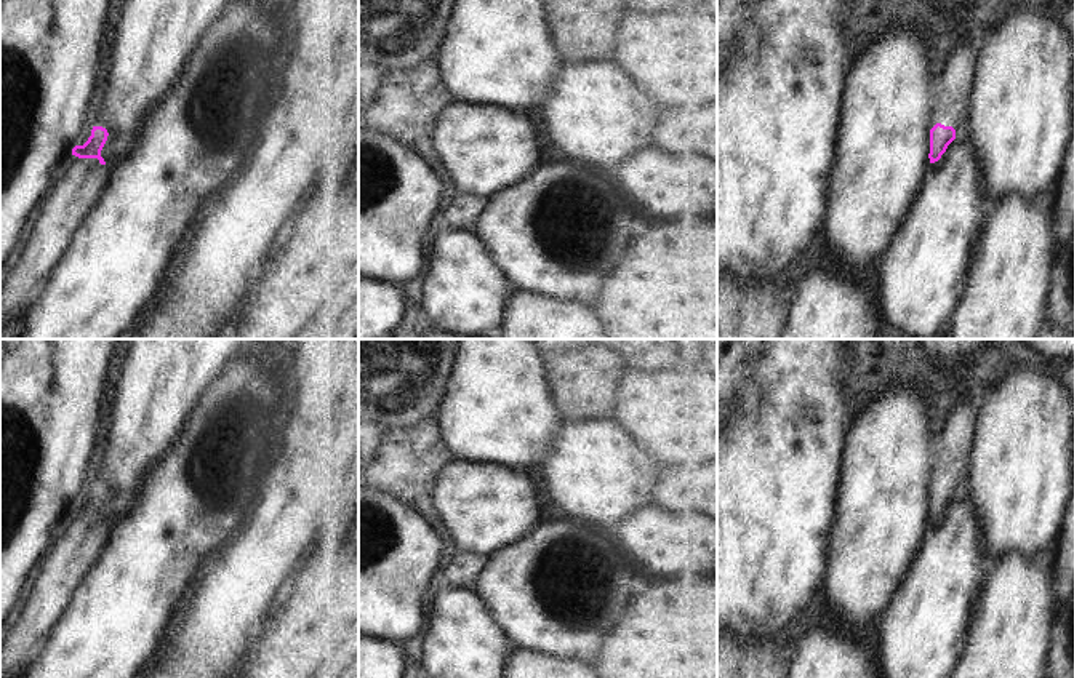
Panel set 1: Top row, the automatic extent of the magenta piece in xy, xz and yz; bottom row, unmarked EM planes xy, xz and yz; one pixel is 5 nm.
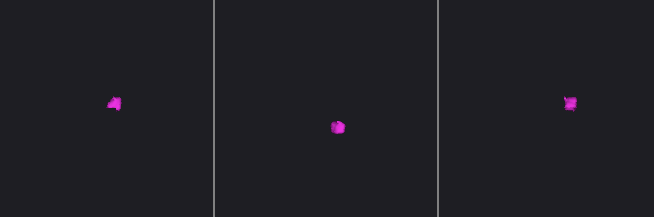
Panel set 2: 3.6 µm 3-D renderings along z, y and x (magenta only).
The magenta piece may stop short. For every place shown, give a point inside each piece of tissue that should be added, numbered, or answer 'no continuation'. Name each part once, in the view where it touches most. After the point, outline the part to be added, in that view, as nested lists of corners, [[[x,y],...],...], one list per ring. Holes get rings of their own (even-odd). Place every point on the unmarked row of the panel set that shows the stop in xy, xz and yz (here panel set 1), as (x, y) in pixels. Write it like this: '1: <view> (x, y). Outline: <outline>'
1: xy (80, 539). Outline: [[[70,513],[59,526],[48,556],[40,563],[19,619],[0,646],[0,678],[22,678],[40,656],[45,640],[66,611],[74,588],[96,563],[109,539],[109,524],[98,516]]]

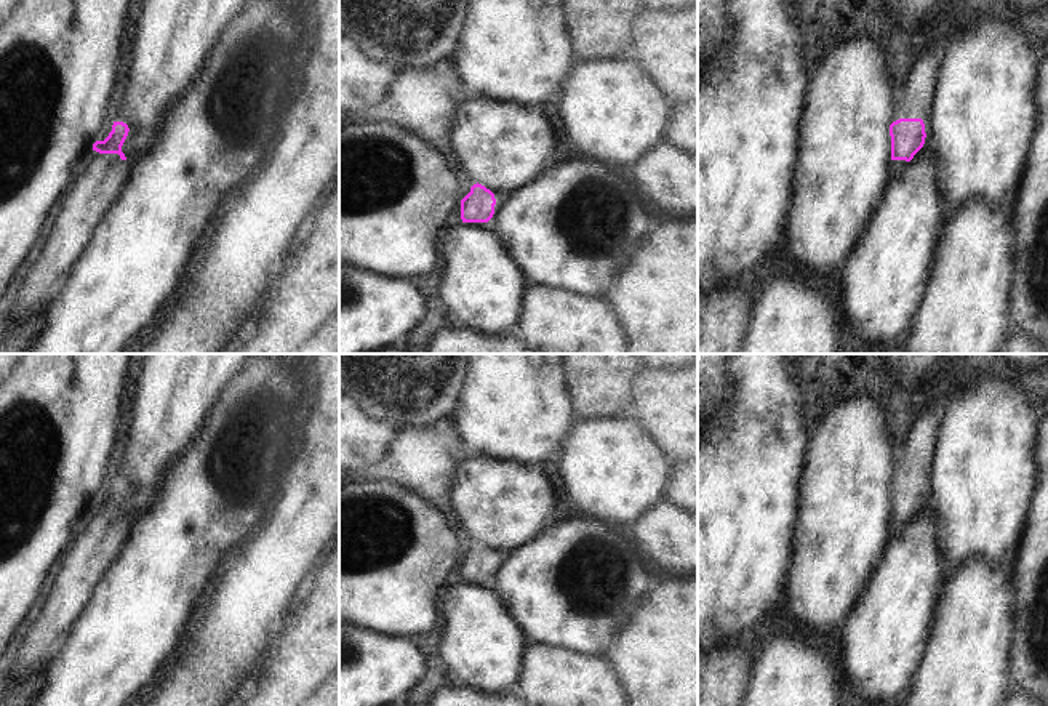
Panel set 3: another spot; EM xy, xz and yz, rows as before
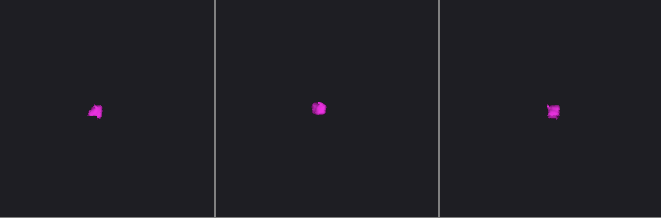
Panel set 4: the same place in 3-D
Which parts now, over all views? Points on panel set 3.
1: xy (101, 535). Outline: [[[91,509],[80,522],[69,552],[61,559],[40,615],[32,621],[18,650],[14,666],[0,682],[0,696],[43,674],[61,652],[66,636],[86,607],[94,584],[117,559],[130,535],[130,520],[118,512]]]
2: yz (917, 449). Outline: [[[938,402],[923,405],[907,435],[898,443],[898,466],[902,477],[923,477],[933,469],[941,424],[942,407]]]

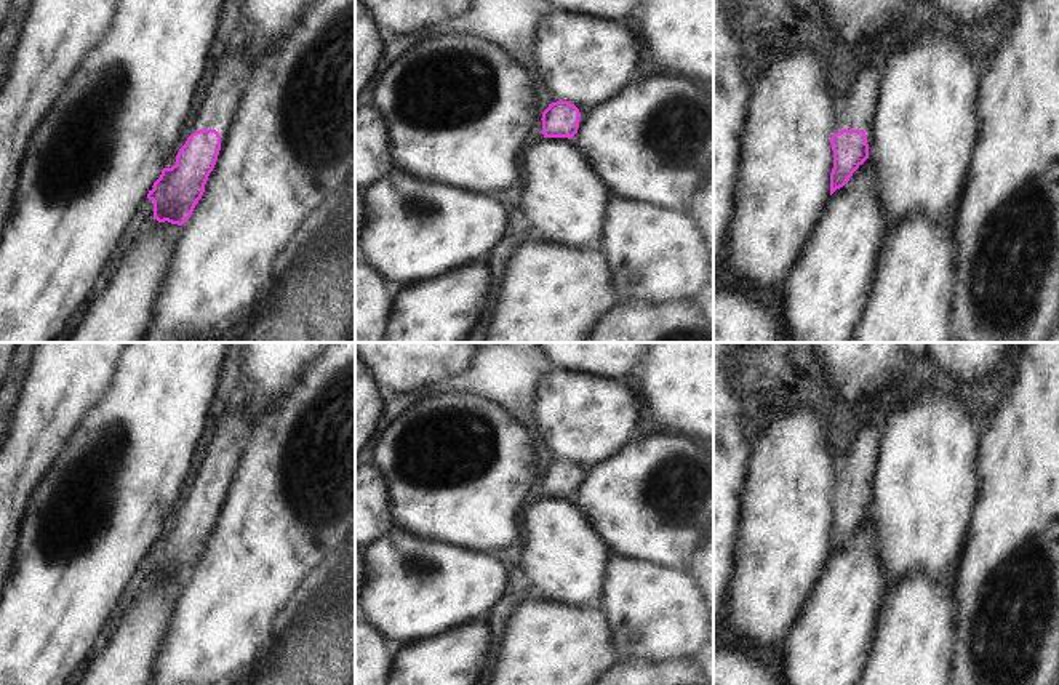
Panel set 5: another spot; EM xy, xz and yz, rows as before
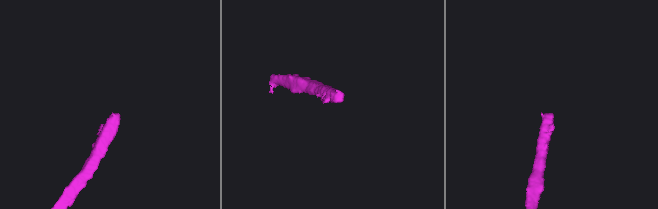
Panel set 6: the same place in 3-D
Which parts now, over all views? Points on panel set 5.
1: yz (858, 471). Outline: [[[867,418],[856,434],[840,477],[845,488],[865,488],[875,480],[875,467],[881,451],[885,423]]]

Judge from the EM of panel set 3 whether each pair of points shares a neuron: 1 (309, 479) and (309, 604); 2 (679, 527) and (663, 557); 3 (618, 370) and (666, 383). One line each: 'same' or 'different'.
1: different
2: same
3: different

